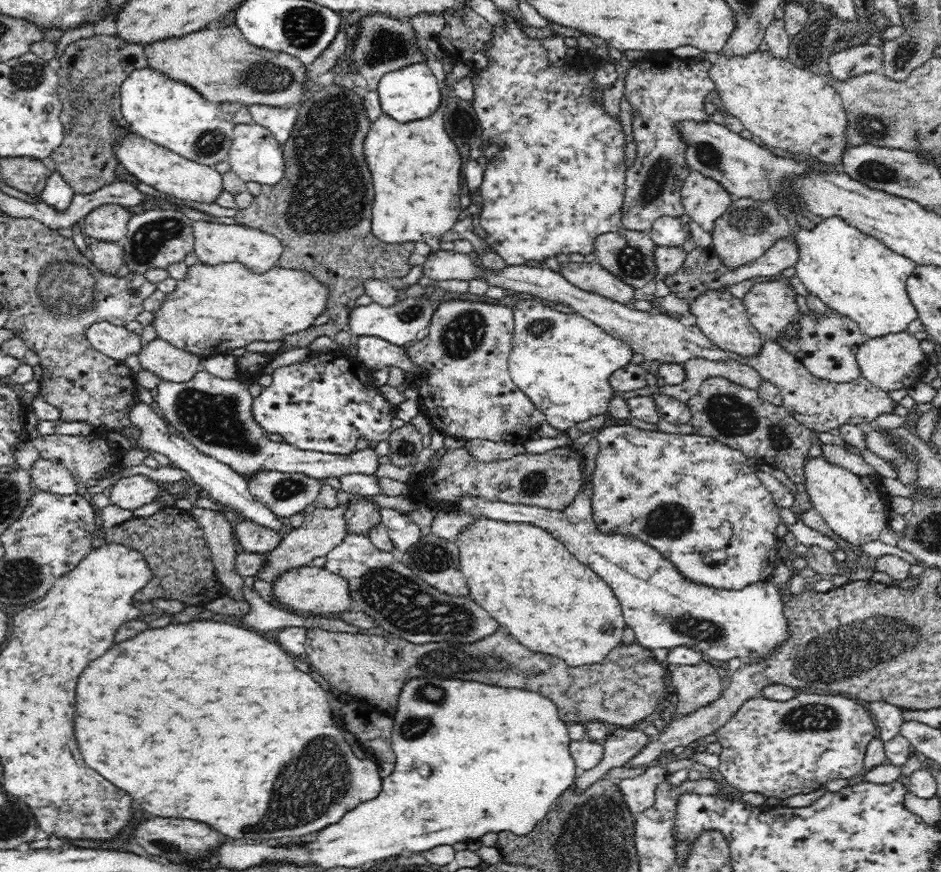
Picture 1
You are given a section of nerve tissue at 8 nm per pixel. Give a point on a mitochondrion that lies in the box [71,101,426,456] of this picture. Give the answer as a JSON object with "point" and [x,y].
{"point":[149,239]}

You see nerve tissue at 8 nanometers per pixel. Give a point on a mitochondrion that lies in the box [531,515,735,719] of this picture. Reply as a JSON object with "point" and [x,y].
{"point":[706,630]}

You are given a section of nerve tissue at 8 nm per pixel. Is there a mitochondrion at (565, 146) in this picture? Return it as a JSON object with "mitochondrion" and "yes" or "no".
{"mitochondrion":"no"}

